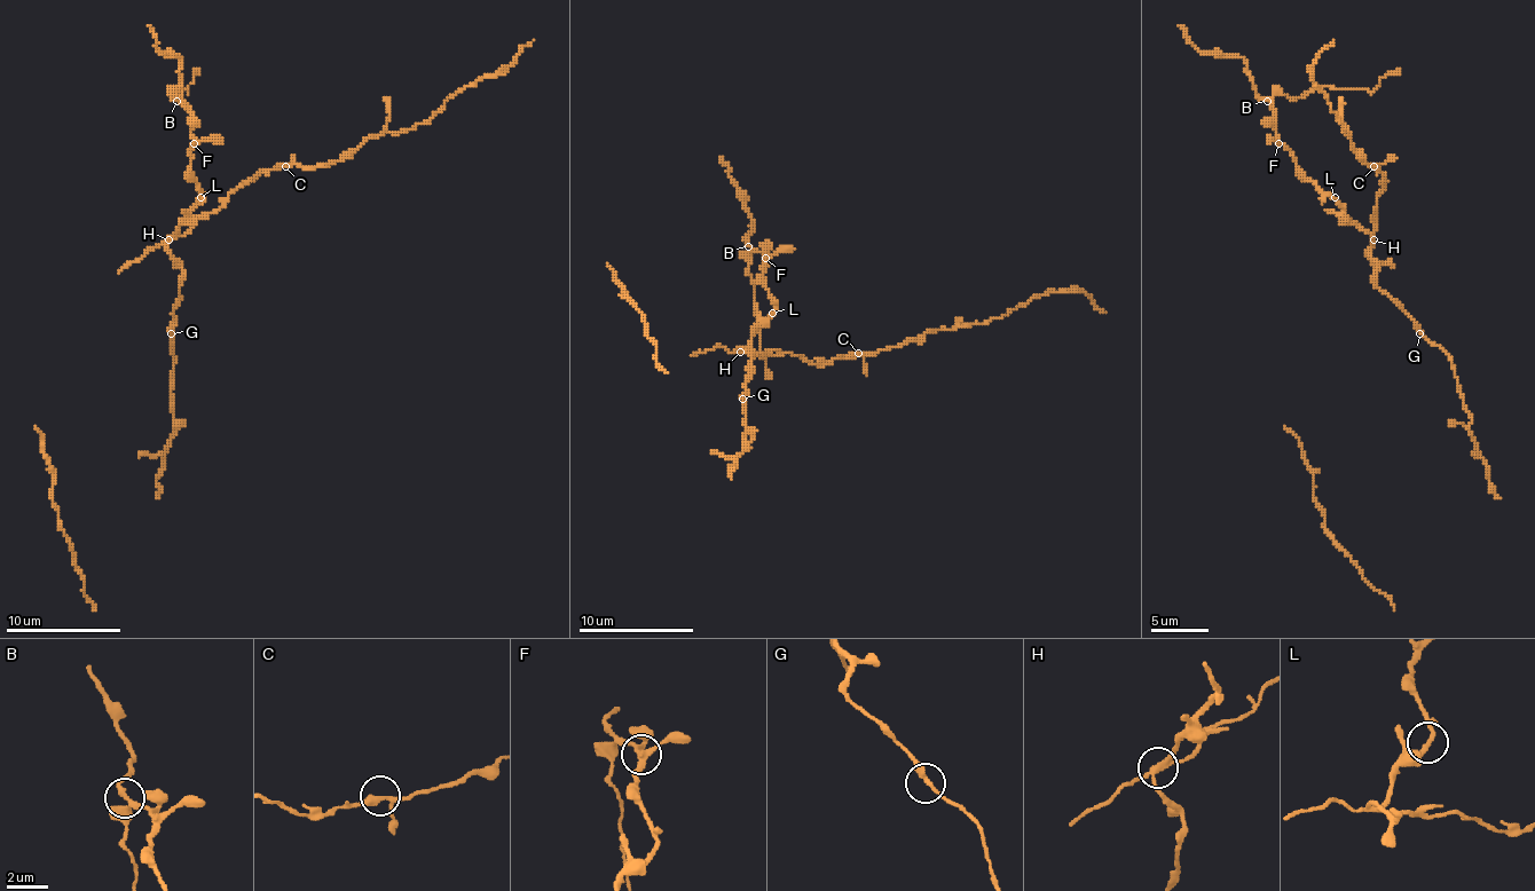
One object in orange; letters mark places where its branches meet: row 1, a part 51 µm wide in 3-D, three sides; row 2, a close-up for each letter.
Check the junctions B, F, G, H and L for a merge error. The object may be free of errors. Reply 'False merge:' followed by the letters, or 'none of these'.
False merge: H

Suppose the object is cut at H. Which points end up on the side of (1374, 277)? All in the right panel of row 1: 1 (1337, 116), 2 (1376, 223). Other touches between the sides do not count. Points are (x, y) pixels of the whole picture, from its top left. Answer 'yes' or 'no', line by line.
1: no
2: no

